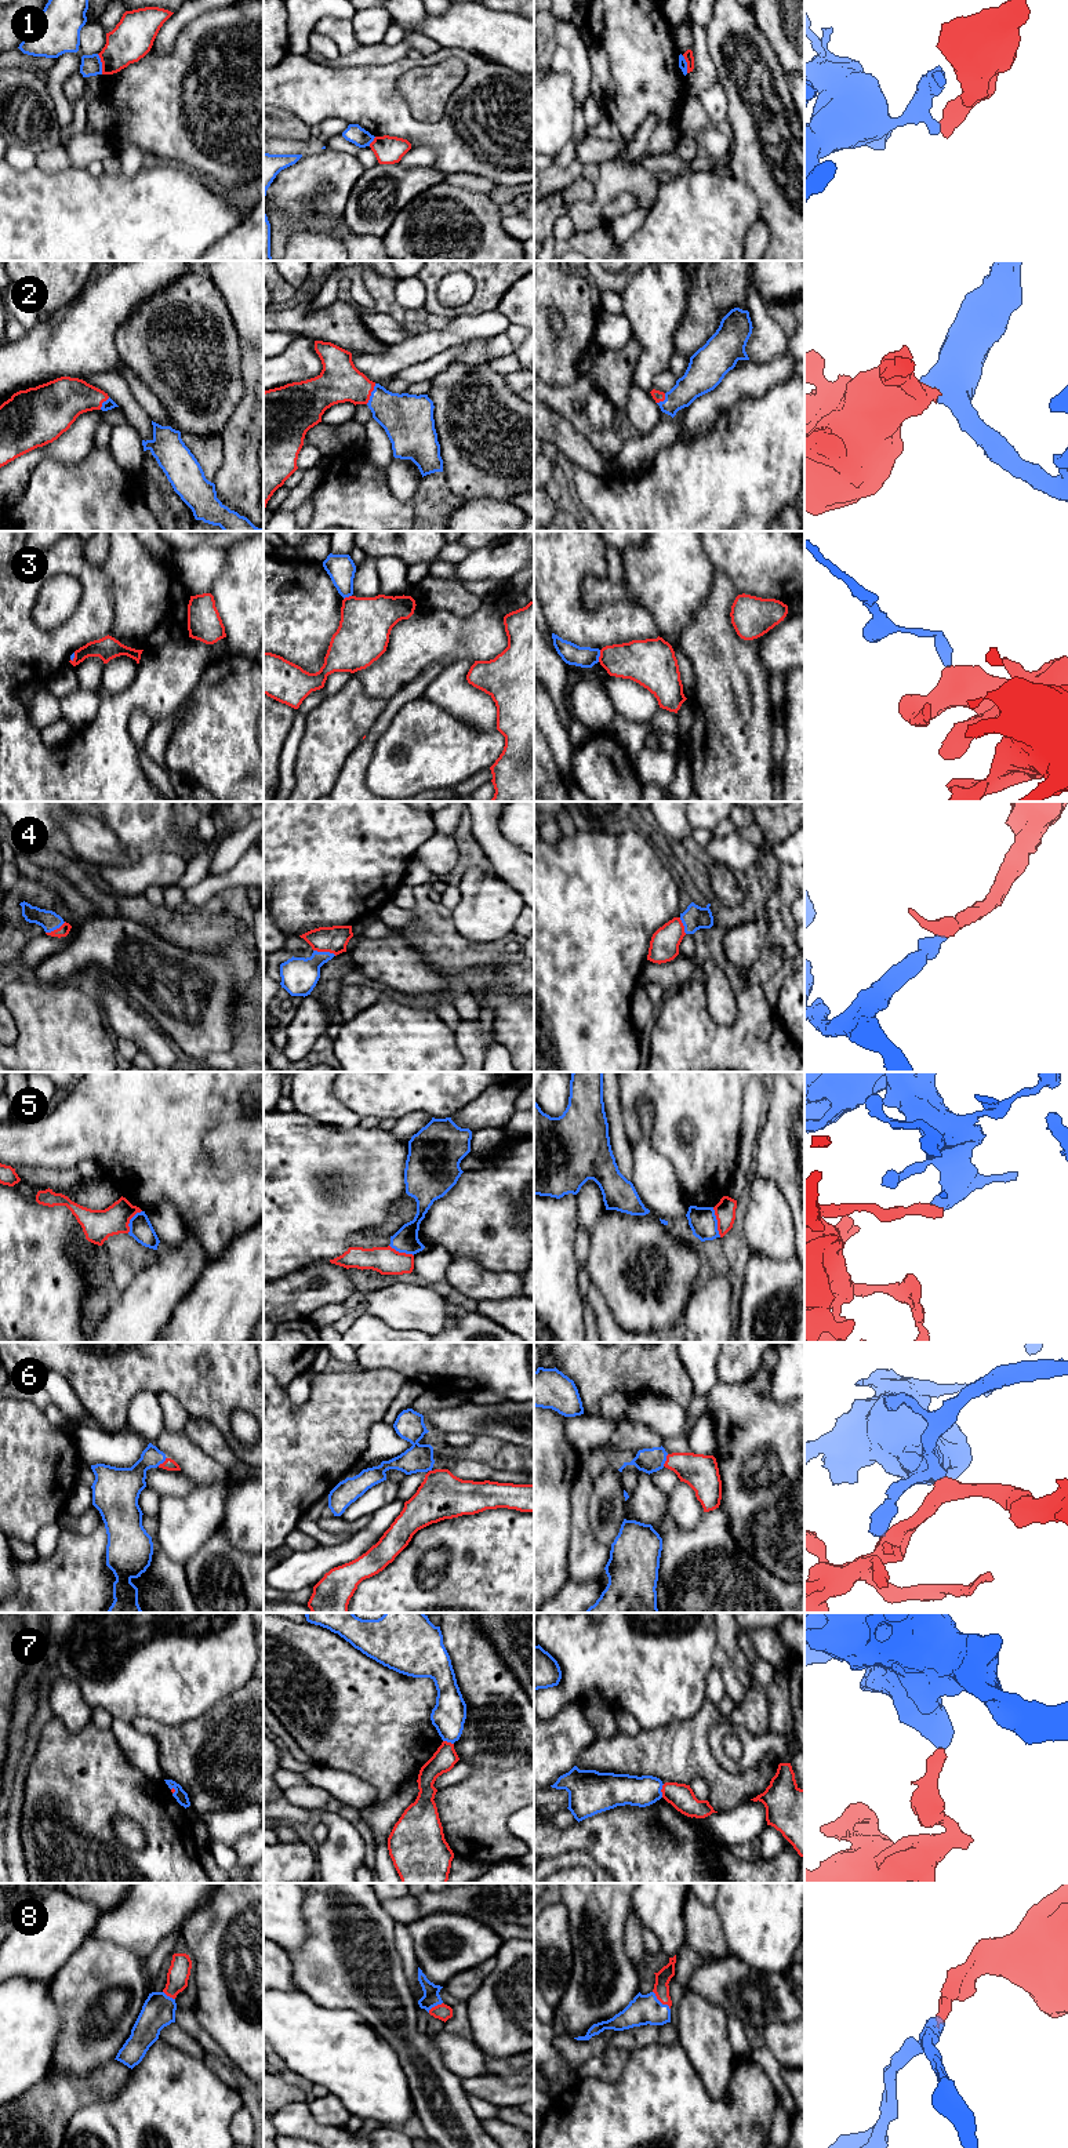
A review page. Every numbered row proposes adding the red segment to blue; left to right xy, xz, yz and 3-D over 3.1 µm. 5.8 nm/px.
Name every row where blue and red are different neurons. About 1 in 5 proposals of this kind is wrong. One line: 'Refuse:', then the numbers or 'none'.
Refuse: 1, 3, 7

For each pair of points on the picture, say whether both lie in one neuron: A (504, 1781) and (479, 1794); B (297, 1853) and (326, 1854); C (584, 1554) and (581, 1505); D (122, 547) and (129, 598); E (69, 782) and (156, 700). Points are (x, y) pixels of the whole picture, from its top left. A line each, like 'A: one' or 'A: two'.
A: one
B: two
C: one
D: one
E: one

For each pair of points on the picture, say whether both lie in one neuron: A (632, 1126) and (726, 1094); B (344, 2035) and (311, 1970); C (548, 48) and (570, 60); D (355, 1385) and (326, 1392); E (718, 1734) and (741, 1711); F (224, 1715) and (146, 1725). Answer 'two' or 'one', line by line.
A: one
B: two
C: two
D: one
E: two
F: one

